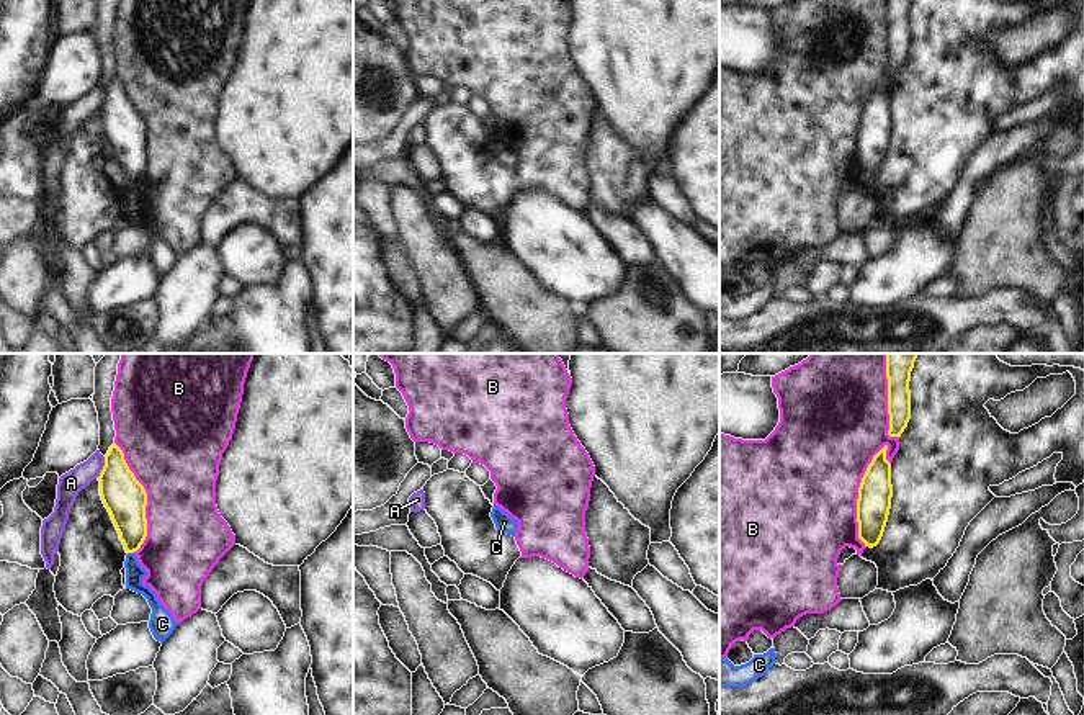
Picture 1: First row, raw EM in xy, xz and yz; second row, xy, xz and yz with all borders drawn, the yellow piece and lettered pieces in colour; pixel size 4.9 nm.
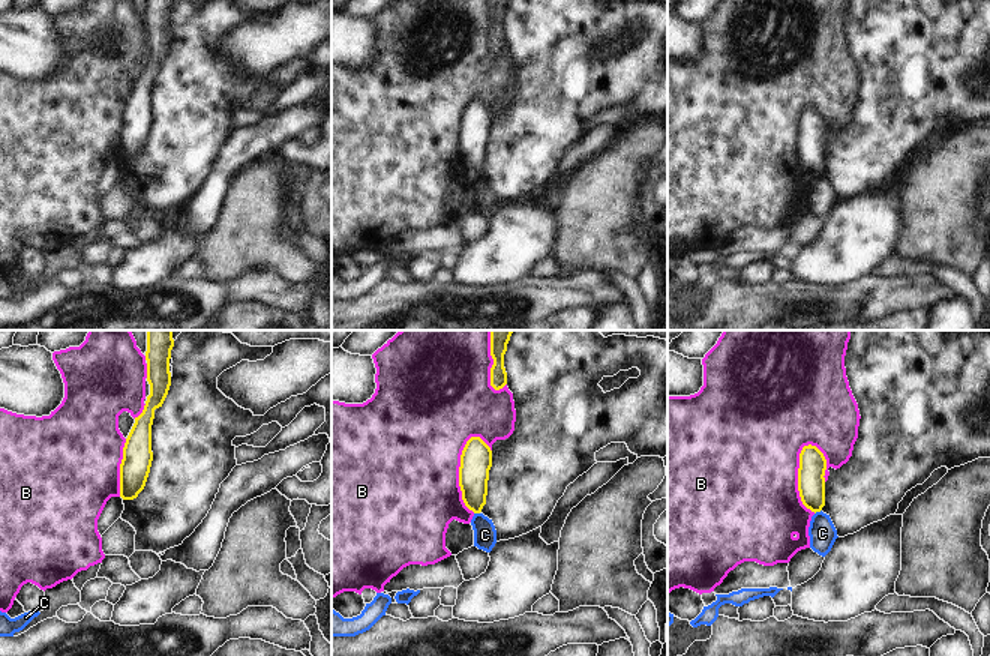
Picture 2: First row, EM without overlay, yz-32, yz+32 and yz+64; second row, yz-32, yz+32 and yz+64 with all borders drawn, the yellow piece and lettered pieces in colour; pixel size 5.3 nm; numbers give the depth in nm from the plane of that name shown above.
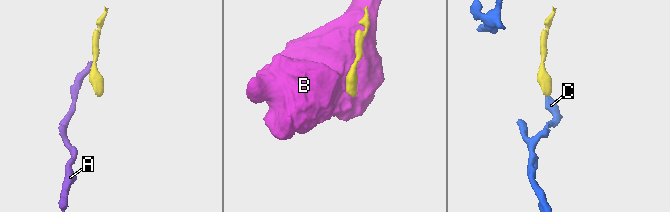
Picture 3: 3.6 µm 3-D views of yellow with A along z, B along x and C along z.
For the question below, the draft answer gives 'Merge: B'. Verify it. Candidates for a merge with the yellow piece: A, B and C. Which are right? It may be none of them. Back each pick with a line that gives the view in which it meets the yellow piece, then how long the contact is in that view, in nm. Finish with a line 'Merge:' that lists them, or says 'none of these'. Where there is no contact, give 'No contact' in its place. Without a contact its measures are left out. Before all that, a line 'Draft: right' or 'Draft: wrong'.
Draft: wrong
Merge: none of these.

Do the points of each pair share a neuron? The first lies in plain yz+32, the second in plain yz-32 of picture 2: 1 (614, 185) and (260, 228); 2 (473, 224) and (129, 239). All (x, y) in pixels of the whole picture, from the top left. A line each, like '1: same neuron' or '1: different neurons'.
1: same neuron
2: different neurons

